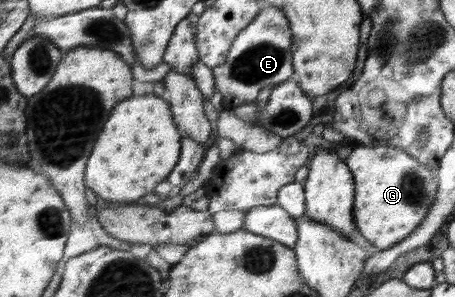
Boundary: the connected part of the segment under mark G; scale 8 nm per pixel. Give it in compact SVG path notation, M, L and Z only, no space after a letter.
M354 145L345 160L354 175L354 219L360 234L379 250L403 241L421 226L438 195L436 174L421 165L407 150L388 145Z

